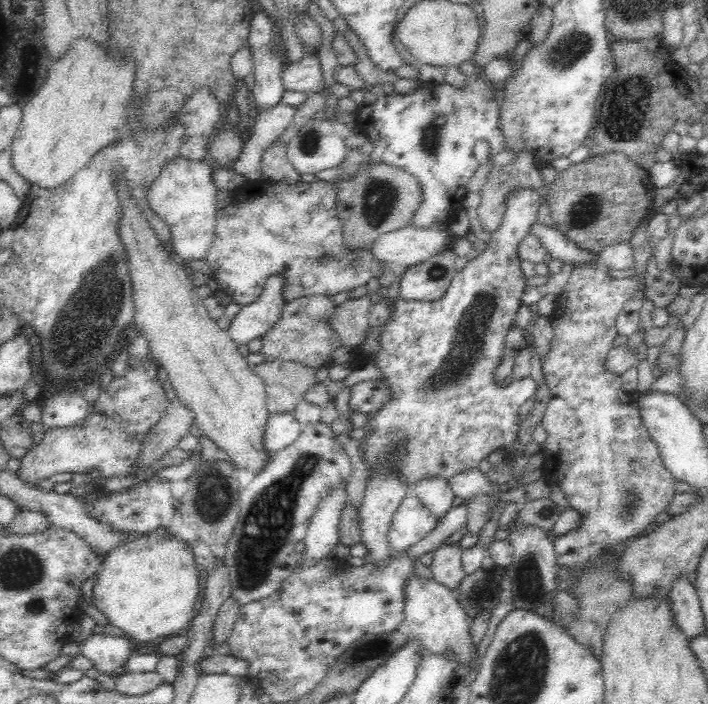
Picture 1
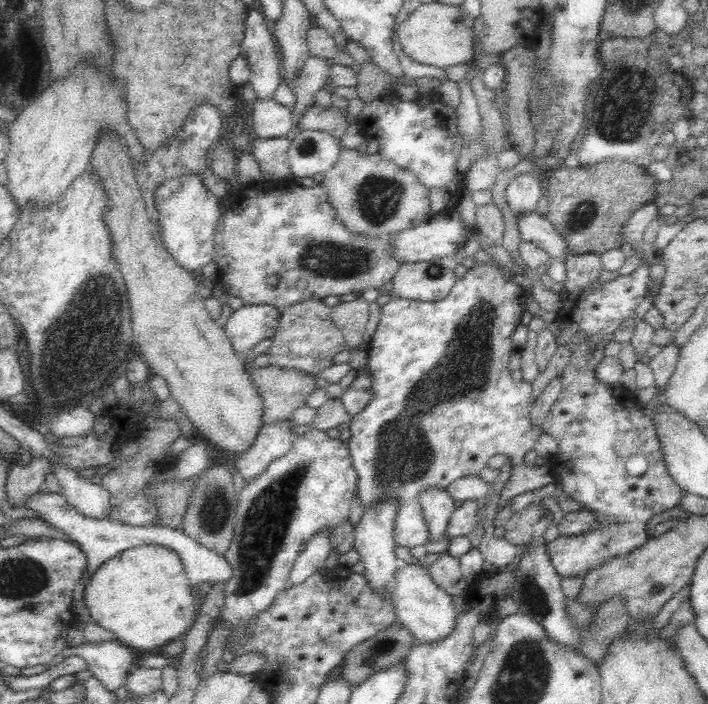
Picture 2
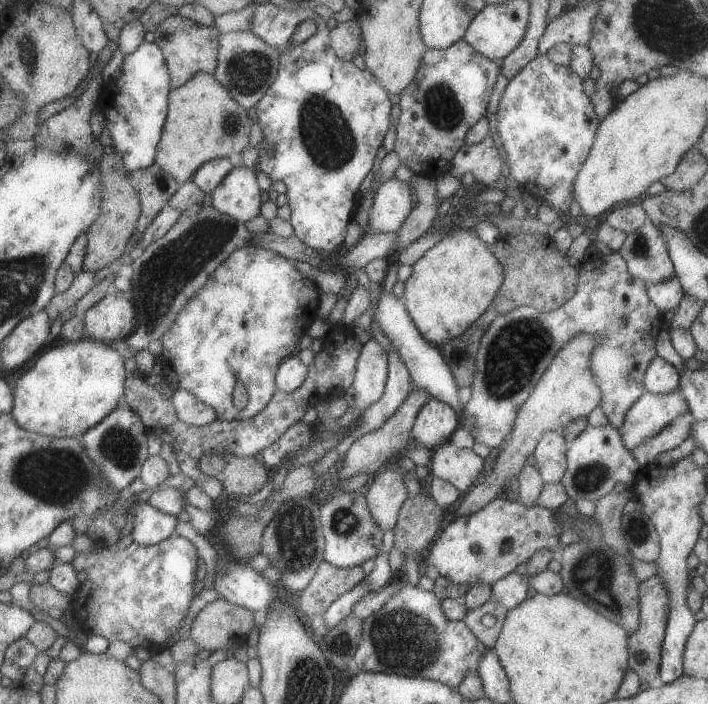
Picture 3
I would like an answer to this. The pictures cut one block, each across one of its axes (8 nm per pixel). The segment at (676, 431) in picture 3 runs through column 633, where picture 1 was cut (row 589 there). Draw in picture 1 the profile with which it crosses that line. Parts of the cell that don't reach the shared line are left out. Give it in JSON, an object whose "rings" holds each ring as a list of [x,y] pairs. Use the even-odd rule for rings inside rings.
{"rings":[[[457,543],[440,546],[433,551],[434,561],[429,567],[432,579],[454,594],[460,583],[467,578],[462,569],[461,554],[462,550],[457,547]]]}

